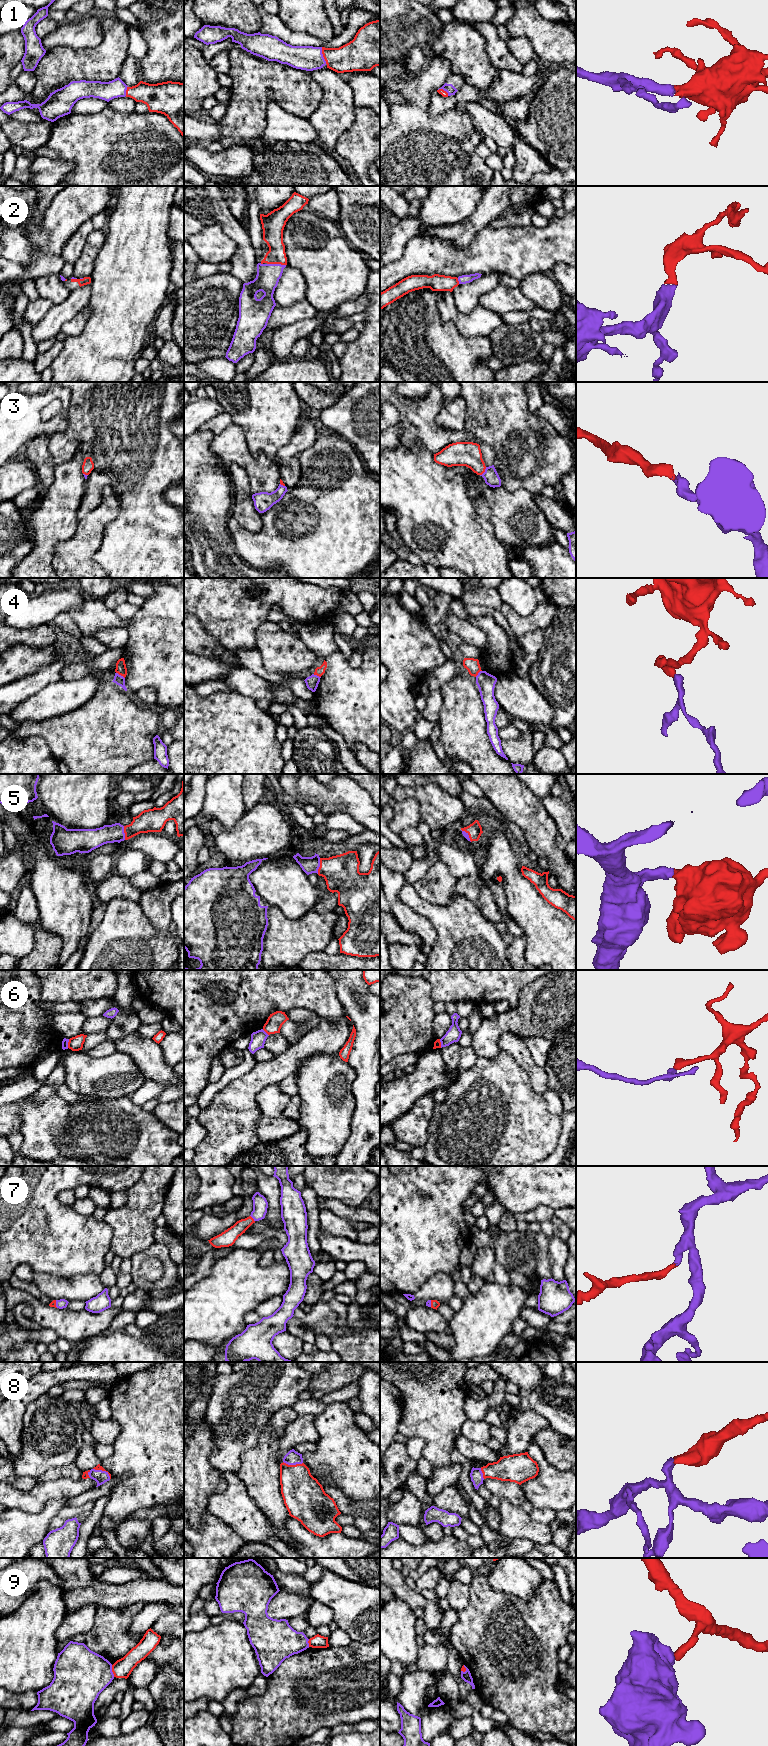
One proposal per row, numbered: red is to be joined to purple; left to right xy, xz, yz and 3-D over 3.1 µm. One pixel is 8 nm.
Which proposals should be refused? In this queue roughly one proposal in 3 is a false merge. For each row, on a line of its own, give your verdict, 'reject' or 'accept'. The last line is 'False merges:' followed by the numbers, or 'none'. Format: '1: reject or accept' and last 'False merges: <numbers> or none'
1: accept
2: accept
3: accept
4: reject
5: accept
6: reject
7: accept
8: accept
9: reject
False merges: 4, 6, 9

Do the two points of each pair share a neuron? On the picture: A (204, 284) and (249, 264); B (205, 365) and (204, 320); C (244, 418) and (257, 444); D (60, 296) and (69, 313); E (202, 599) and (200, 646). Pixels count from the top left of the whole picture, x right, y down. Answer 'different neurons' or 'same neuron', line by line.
A: different neurons
B: different neurons
C: same neuron
D: different neurons
E: different neurons

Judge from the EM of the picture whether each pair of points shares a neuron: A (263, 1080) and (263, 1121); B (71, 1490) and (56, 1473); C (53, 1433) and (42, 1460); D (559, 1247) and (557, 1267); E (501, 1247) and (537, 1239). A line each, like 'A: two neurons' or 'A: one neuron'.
A: two neurons
B: two neurons
C: one neuron
D: one neuron
E: one neuron

